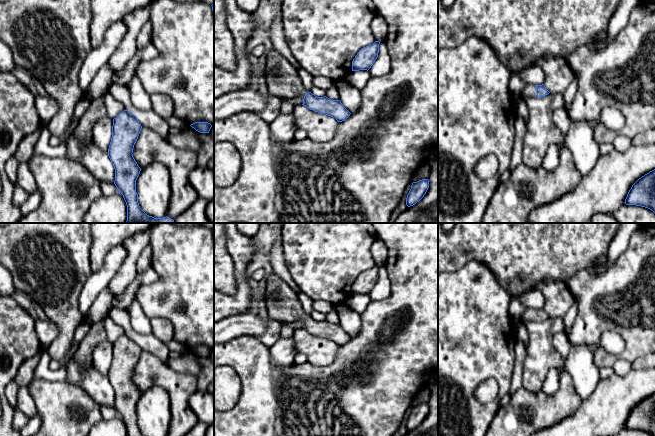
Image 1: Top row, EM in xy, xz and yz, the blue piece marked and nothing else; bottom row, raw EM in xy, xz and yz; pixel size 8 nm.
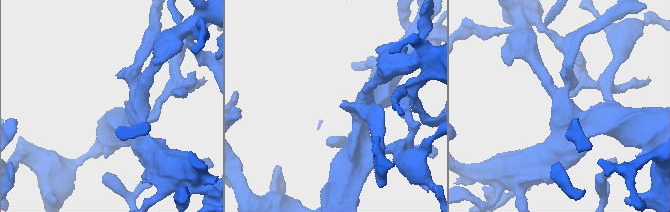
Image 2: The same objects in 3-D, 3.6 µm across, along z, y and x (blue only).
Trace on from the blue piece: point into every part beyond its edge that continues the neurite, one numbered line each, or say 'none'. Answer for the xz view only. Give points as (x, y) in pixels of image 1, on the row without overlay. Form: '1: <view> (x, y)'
1: xz (284, 305)

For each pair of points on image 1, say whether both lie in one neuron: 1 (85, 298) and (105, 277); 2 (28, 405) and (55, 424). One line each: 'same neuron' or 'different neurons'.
1: same neuron
2: different neurons

